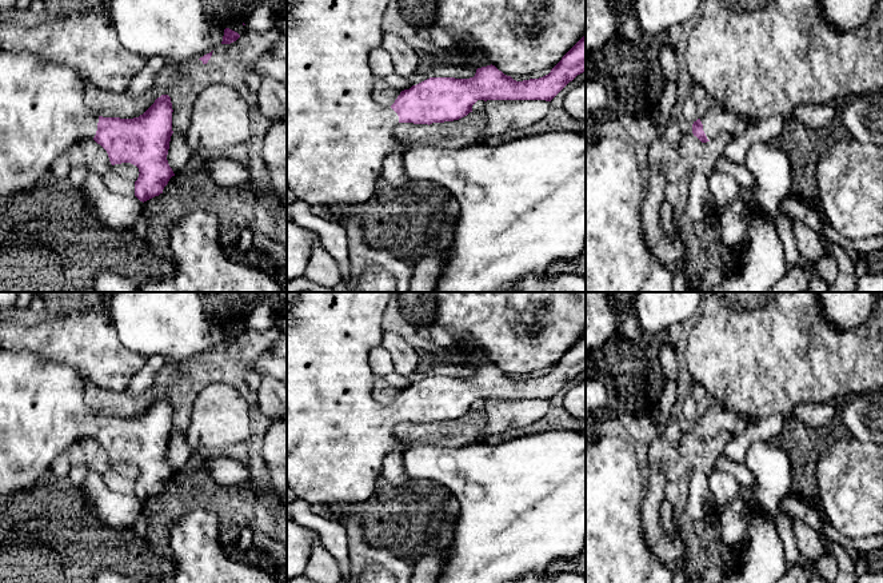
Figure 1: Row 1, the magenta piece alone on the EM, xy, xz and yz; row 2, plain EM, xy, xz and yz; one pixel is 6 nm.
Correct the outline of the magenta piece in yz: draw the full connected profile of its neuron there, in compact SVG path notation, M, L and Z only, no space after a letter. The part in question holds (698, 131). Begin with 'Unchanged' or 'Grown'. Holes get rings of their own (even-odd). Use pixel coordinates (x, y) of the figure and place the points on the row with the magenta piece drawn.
Grown. M716 101L706 111L702 119L692 124L692 133L702 143L715 139L720 132L727 132L732 137L739 136L748 125L750 119L736 111L727 109Z

